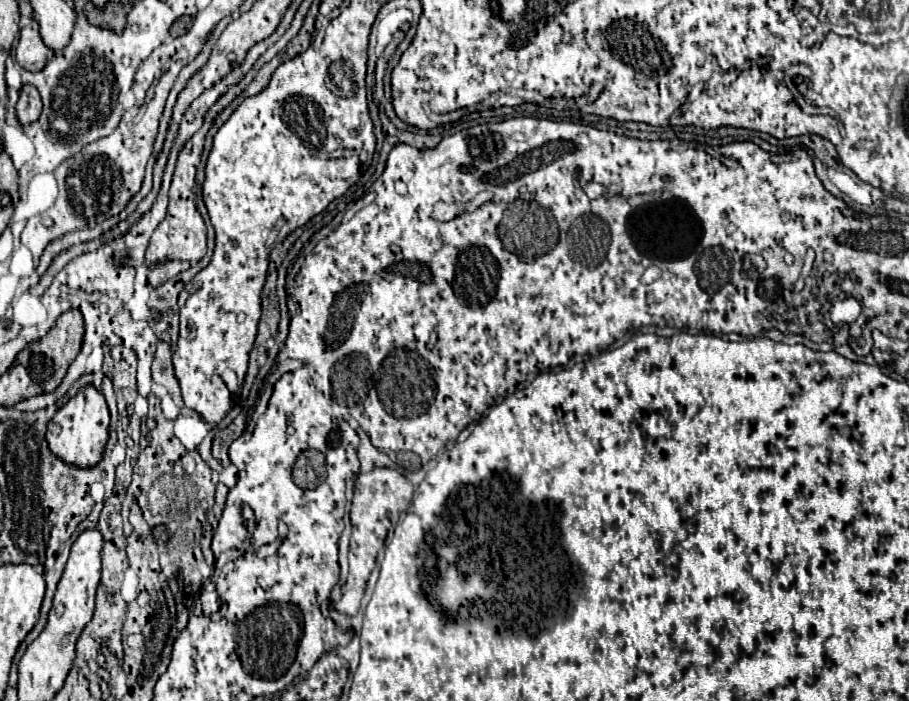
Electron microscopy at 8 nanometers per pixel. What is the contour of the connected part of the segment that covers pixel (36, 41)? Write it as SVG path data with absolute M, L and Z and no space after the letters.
M32 20L26 24L20 32L20 42L16 48L16 60L22 68L30 72L40 72L48 60L50 60L50 50L42 42L42 36L38 32L38 22Z

